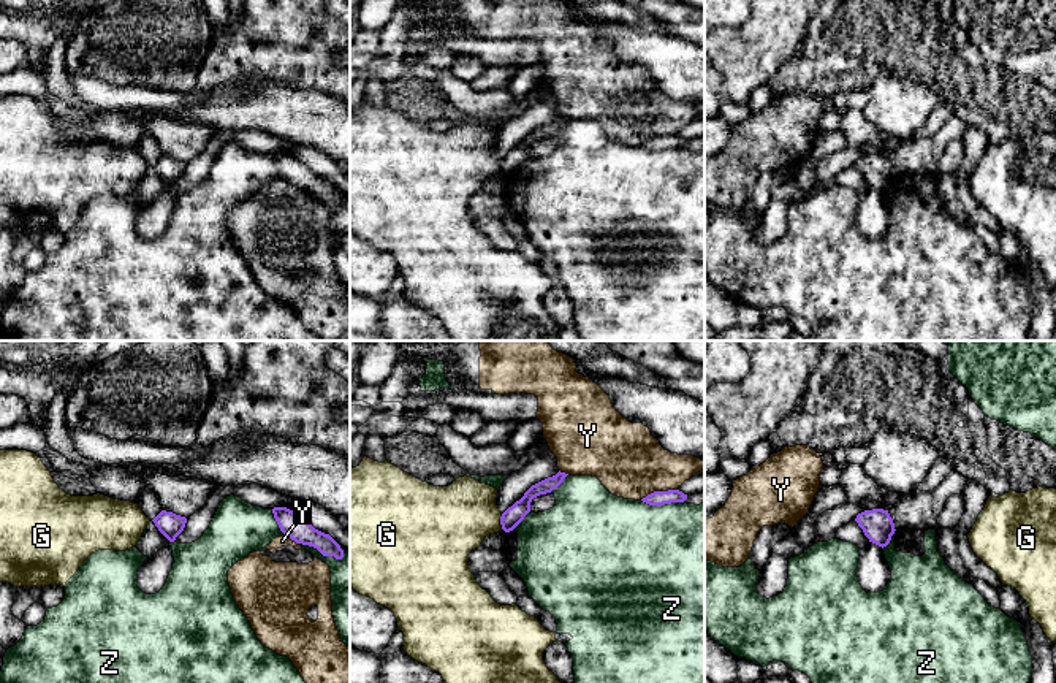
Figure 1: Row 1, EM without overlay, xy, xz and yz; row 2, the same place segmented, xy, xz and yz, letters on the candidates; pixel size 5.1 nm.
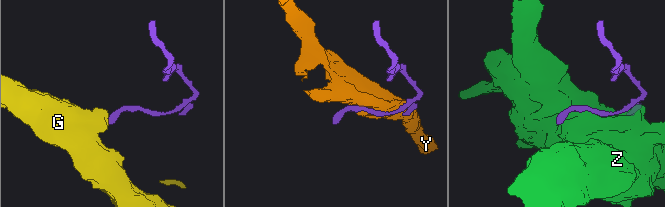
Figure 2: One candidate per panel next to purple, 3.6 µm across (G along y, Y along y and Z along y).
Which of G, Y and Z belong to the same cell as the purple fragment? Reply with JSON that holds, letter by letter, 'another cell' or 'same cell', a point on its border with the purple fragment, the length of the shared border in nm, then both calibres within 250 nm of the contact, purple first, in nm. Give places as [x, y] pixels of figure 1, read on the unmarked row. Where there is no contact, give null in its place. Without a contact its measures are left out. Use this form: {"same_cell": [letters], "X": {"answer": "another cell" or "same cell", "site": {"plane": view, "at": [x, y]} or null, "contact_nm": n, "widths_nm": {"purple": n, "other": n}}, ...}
{"same_cell": [], "G": {"answer": "another cell", "site": {"plane": "xz", "at": [501, 167]}, "contact_nm": 80, "widths_nm": {"purple": 100, "other": 360}}, "Y": {"answer": "another cell", "site": {"plane": "xz", "at": [657, 137]}, "contact_nm": 200, "widths_nm": {"purple": 80, "other": 360}}, "Z": {"answer": "another cell", "site": {"plane": "xz", "at": [662, 149]}, "contact_nm": 220, "widths_nm": {"purple": 80, "other": 500}}}

